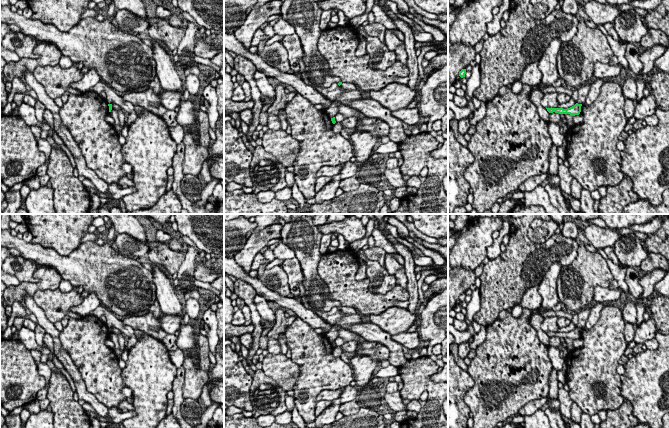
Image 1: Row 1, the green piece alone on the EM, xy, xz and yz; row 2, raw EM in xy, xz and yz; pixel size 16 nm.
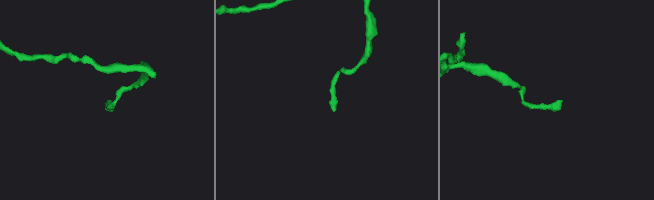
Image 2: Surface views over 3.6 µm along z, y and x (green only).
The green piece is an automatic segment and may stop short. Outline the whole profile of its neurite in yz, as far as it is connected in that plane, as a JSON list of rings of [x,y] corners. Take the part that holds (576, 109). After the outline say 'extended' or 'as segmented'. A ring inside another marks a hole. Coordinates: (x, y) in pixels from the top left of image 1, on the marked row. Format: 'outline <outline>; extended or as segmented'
outline [[[576,103],[574,106],[563,109],[563,108],[546,108],[549,113],[559,113],[559,114],[570,114],[572,116],[579,115],[581,112],[582,104]]]; as segmented

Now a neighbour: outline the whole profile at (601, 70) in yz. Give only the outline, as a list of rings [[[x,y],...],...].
[[[597,62],[594,65],[593,78],[594,79],[603,79],[606,77],[620,77],[622,76],[624,70],[620,64],[611,66],[609,64],[604,64]]]

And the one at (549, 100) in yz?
[[[557,92],[545,93],[541,100],[542,106],[544,108],[557,108],[559,105],[557,101],[558,94]]]

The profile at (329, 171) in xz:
[[[338,165],[338,166],[323,166],[316,173],[316,178],[319,178],[321,176],[333,177],[333,176],[335,176],[335,175],[340,173],[342,167],[343,167],[343,165]]]

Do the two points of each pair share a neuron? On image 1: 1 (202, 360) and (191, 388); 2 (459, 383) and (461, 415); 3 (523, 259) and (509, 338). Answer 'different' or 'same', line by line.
1: same
2: same
3: different

